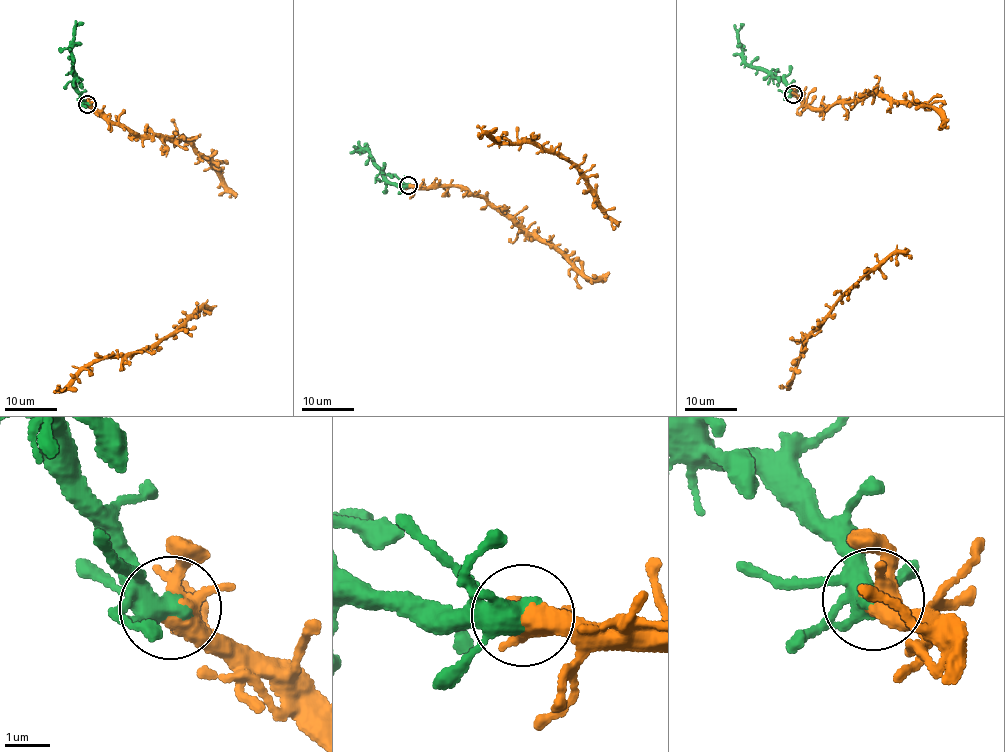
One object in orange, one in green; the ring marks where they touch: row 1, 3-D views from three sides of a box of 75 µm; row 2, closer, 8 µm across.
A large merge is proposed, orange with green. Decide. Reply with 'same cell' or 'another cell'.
same cell

